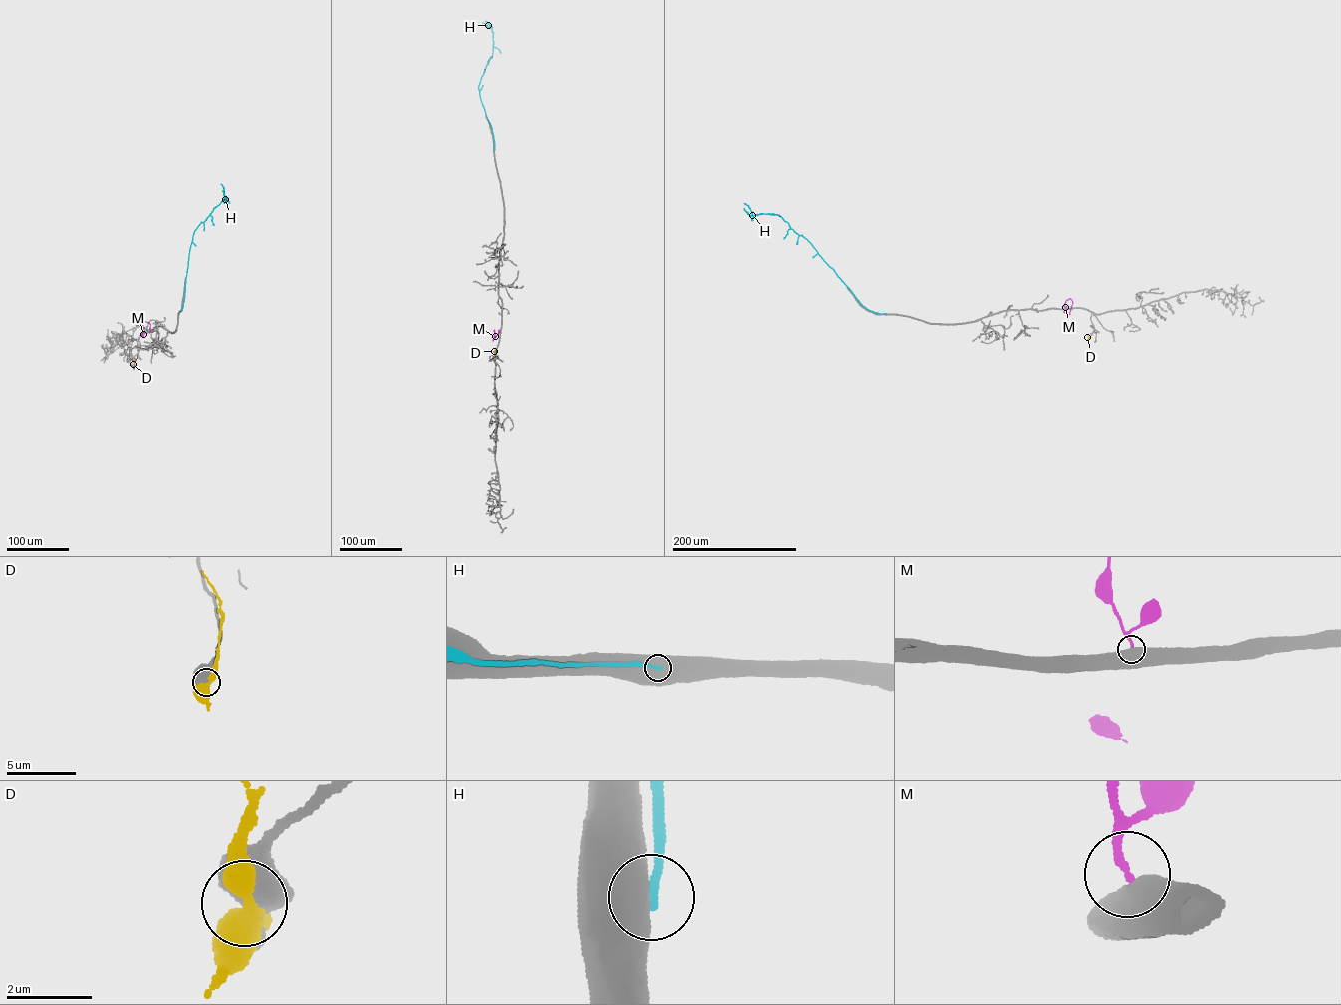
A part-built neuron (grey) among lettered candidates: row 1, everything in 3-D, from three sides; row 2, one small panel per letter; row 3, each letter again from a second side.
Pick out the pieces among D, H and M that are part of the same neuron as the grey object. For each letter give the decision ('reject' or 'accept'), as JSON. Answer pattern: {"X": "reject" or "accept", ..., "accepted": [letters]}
{"D": "reject", "H": "reject", "M": "accept", "accepted": ["M"]}

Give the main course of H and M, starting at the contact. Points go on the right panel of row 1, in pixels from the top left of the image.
H: (886, 314), (876, 314), (864, 307), (809, 242), (781, 217), (769, 214), (752, 215), (743, 203)
M: (1065, 308), (1065, 301), (1070, 298), (1069, 313), (1063, 311)

